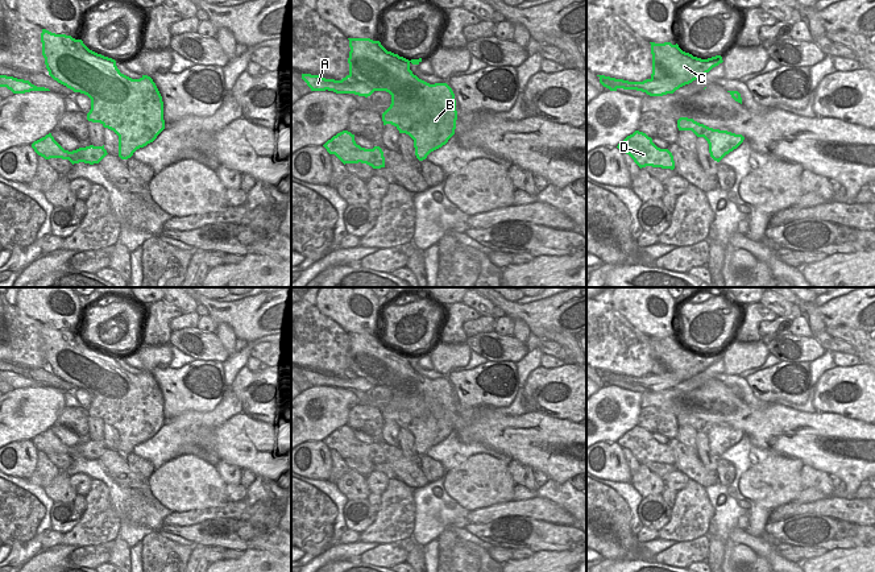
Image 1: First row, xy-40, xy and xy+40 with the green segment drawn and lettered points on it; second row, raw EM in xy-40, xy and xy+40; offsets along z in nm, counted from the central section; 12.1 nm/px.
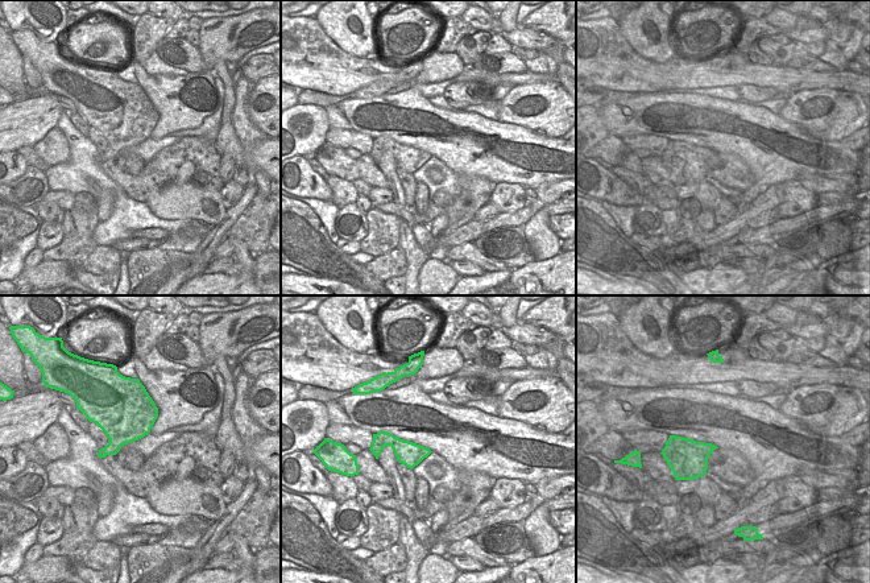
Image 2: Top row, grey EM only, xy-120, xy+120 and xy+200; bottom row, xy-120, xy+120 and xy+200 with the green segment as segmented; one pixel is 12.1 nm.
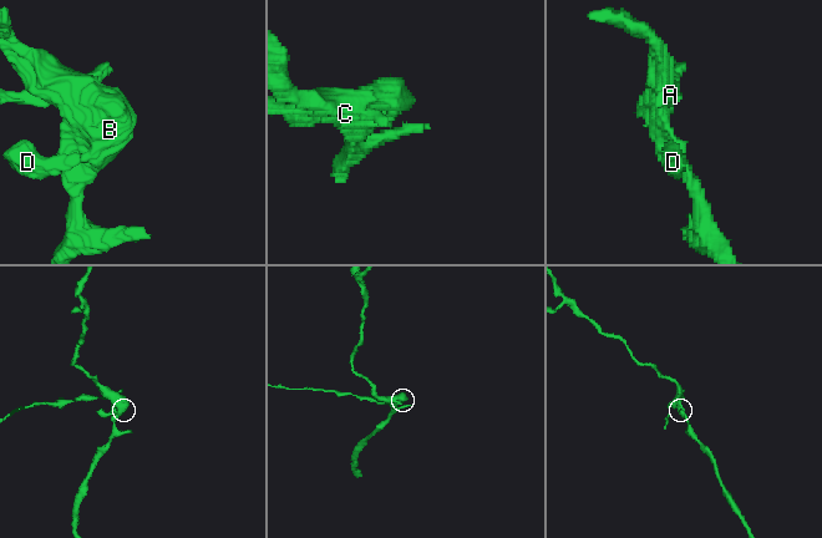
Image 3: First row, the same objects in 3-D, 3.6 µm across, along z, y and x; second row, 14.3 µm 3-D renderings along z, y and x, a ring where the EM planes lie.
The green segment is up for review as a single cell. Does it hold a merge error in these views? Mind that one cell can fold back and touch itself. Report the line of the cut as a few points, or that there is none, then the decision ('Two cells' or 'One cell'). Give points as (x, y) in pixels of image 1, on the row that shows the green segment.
Split along xy+40 (703, 59), (703, 63), (684, 81), (671, 78), (651, 79). Two cells

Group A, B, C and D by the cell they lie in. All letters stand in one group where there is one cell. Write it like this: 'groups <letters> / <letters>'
groups A / B C D

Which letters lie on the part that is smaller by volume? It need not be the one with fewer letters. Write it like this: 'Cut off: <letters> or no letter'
Cut off: A

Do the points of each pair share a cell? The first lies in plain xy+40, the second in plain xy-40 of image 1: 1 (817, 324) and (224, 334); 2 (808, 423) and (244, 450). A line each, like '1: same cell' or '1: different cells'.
1: same cell
2: same cell

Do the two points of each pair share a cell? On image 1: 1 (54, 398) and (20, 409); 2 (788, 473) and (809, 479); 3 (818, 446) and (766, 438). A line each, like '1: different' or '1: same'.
1: same
2: different
3: same

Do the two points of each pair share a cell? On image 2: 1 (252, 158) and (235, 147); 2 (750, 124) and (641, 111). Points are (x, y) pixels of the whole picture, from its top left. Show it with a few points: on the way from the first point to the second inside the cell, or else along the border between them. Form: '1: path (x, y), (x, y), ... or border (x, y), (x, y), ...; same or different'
1: path (248, 157), (239, 151); same
2: path (723, 124), (668, 114); same

